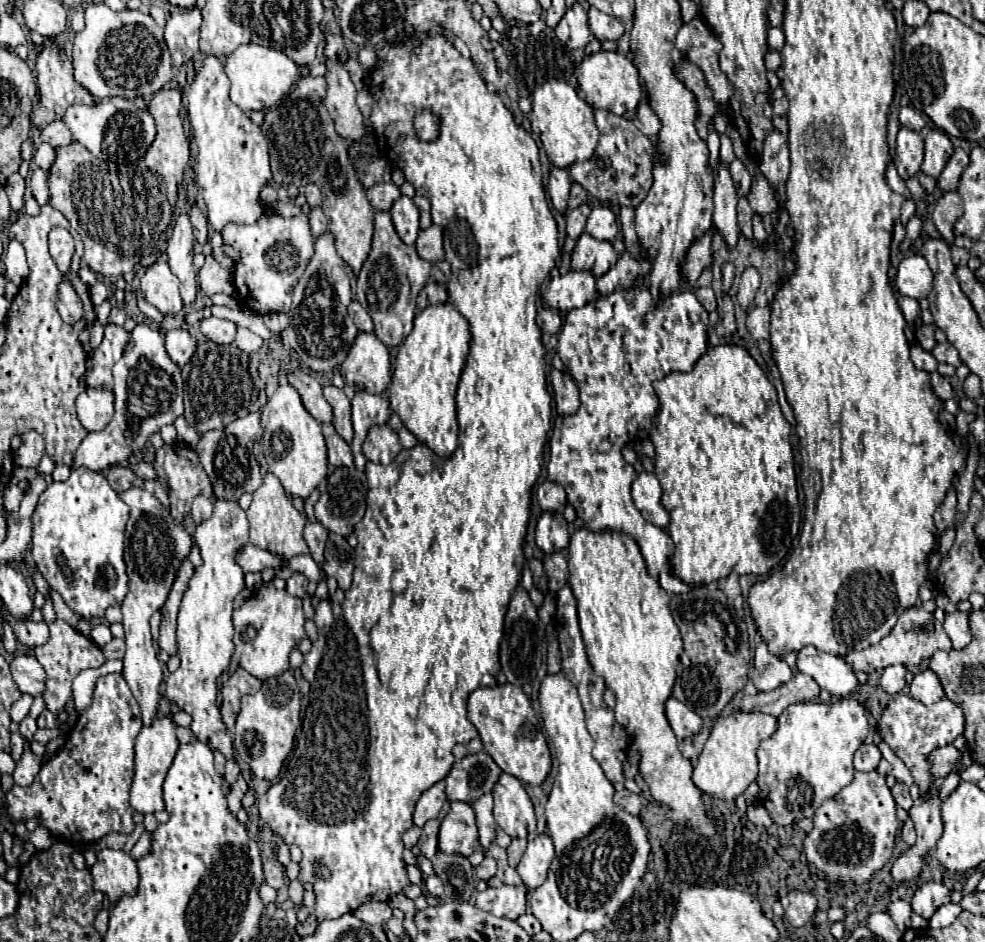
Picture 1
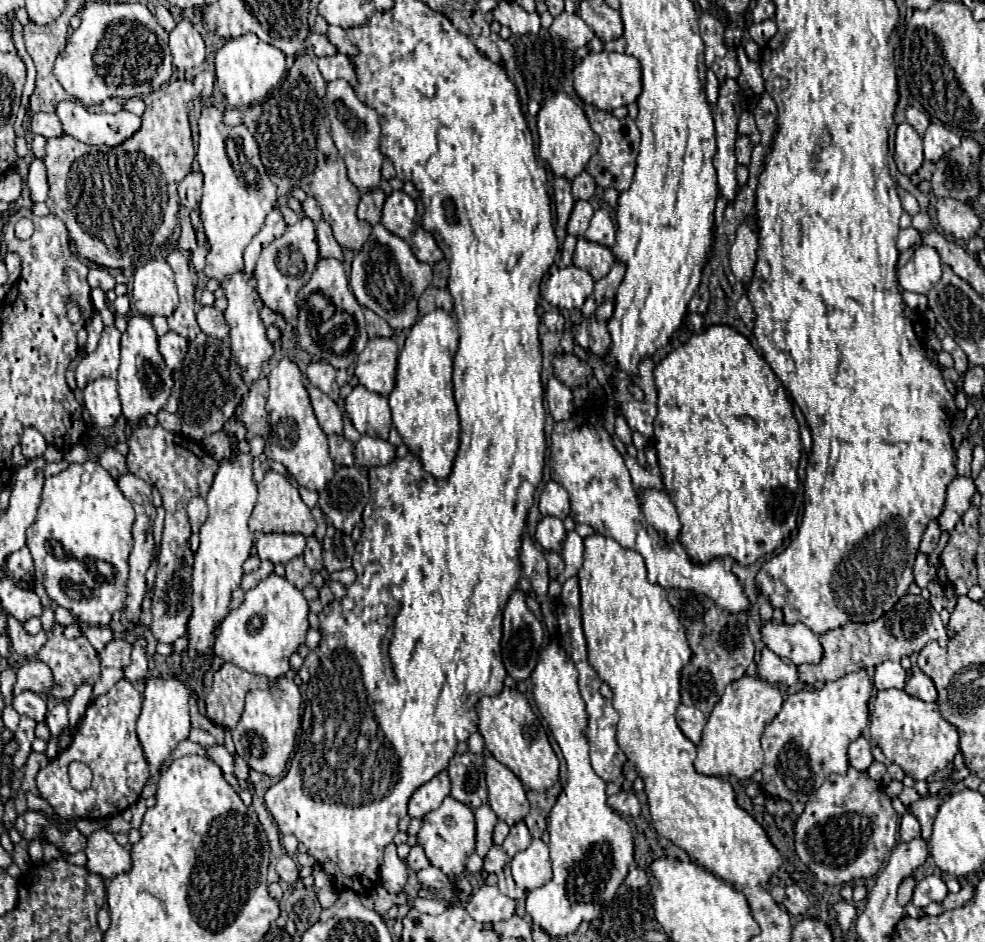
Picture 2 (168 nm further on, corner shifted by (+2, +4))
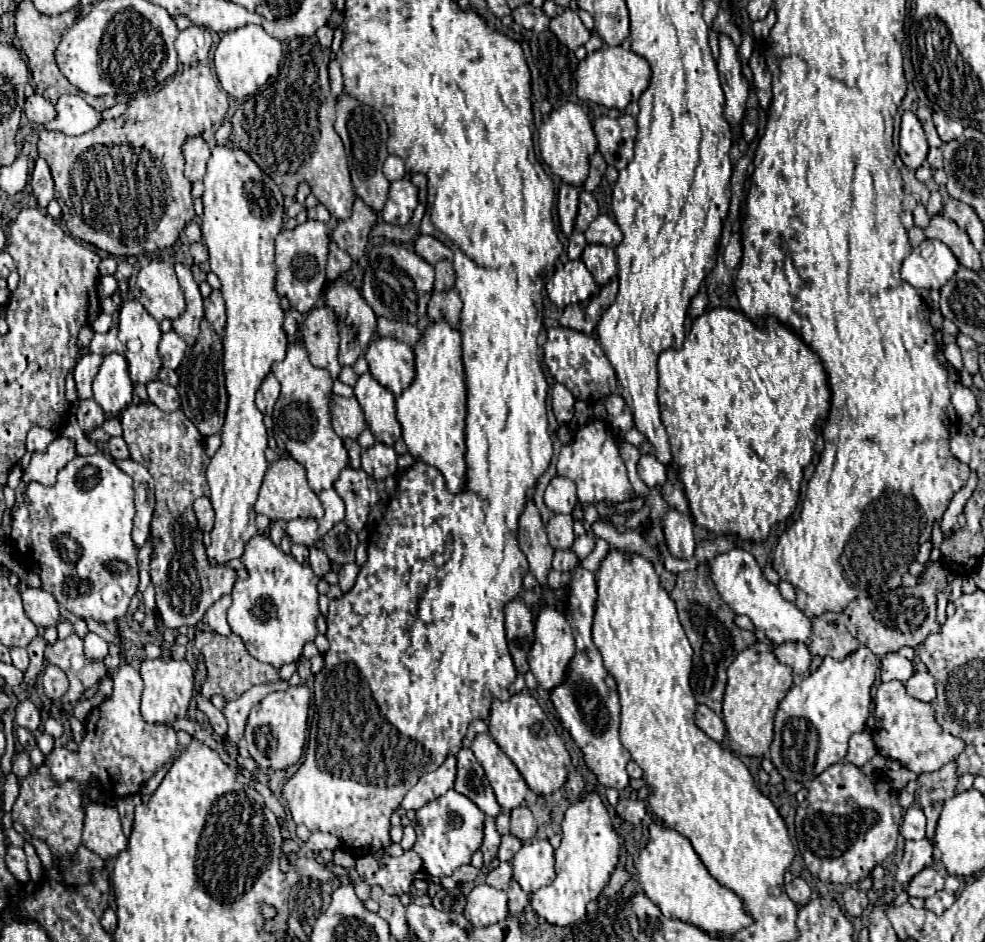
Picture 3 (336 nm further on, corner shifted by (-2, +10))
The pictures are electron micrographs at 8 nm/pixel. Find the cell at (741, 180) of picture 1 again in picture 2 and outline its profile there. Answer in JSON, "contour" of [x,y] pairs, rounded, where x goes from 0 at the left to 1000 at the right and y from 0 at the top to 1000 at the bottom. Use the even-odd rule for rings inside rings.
{"contour":[[[749,144],[749,151],[747,151],[747,170],[749,170],[749,174],[759,176],[761,174],[761,163],[763,163],[761,144]]]}

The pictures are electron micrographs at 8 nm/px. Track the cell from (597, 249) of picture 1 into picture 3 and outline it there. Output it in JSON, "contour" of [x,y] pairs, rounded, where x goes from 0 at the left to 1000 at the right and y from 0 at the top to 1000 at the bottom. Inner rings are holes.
{"contour":[[[597,259],[591,270],[591,278],[601,289],[607,301],[619,299],[627,289],[627,276],[621,263],[611,259]]]}

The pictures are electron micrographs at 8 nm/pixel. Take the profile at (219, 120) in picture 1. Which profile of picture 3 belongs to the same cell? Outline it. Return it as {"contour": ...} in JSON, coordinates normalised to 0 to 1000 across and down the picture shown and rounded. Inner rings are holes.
{"contour":[[[234,151],[229,155],[215,155],[205,212],[205,257],[213,268],[213,285],[225,299],[231,335],[227,357],[231,435],[223,461],[225,473],[209,501],[213,531],[219,544],[209,590],[213,601],[227,601],[238,592],[246,592],[250,575],[260,567],[258,535],[272,497],[268,486],[268,478],[272,476],[270,454],[264,435],[258,431],[258,418],[274,395],[274,389],[290,376],[290,355],[286,350],[288,331],[278,308],[278,253],[286,244],[288,208],[282,195],[264,180],[254,163]]]}

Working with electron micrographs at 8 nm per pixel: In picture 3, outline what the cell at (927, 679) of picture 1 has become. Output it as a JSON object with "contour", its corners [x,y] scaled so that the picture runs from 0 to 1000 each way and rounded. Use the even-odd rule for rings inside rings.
{"contour":[[[930,711],[928,718],[920,724],[920,732],[924,739],[936,745],[946,745],[950,741],[950,722],[946,715]]]}

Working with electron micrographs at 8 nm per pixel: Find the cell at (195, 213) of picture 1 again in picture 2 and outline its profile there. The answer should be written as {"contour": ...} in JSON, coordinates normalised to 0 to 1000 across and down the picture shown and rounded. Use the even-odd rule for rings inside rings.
{"contour":[[[201,178],[191,183],[191,187],[187,187],[187,191],[181,195],[181,206],[183,206],[183,214],[189,221],[201,221],[205,208],[205,187]]]}

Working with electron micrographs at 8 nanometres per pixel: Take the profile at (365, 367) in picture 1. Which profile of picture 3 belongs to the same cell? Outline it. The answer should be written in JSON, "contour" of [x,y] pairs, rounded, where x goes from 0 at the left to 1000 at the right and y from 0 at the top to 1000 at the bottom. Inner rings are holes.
{"contour":[[[382,359],[372,372],[376,397],[396,416],[406,420],[418,406],[418,369],[400,359]]]}

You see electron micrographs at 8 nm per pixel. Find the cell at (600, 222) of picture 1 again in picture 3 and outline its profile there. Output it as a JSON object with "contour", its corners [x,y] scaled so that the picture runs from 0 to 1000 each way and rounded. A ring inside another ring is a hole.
{"contour":[[[609,227],[597,240],[593,251],[595,251],[597,259],[613,259],[619,263],[625,263],[631,257],[631,244],[627,242],[627,238],[617,227]]]}

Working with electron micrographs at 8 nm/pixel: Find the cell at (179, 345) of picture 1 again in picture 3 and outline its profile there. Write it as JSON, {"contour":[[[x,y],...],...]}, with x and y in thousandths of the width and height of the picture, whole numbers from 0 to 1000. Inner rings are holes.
{"contour":[[[173,350],[171,355],[164,355],[160,376],[164,380],[166,391],[179,393],[187,380],[187,376],[189,376],[189,363],[177,350]]]}

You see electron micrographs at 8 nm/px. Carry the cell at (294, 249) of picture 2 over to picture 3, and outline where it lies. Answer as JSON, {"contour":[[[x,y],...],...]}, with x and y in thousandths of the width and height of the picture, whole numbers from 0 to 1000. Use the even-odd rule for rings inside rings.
{"contour":[[[311,234],[298,244],[286,244],[280,251],[280,310],[290,314],[294,325],[307,333],[315,331],[327,314],[331,304],[331,272],[333,272],[333,244],[329,236]]]}

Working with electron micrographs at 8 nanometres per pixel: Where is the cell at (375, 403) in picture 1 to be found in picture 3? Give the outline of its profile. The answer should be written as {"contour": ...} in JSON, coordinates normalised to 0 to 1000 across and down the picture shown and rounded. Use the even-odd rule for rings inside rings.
{"contour":[[[372,395],[363,401],[359,410],[359,420],[368,431],[368,437],[372,442],[372,452],[376,454],[380,465],[394,473],[400,473],[400,469],[408,461],[408,454],[402,446],[400,418],[388,408],[384,408],[376,399],[376,395]]]}

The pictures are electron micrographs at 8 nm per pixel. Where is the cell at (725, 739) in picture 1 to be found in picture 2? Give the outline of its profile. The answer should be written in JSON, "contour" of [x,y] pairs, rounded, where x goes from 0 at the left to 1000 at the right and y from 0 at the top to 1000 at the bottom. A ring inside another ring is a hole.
{"contour":[[[755,715],[739,726],[731,745],[725,749],[715,773],[713,788],[709,790],[709,805],[705,809],[707,817],[719,824],[747,824],[749,828],[761,826],[776,811],[772,781],[776,771],[792,756],[794,745],[796,743],[790,728],[774,720]]]}

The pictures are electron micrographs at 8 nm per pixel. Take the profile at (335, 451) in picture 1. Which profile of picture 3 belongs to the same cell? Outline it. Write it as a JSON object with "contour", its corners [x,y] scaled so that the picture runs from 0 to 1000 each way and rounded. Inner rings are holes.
{"contour":[[[349,465],[349,473],[351,473],[353,484],[355,484],[355,495],[365,497],[365,480],[368,480],[365,471],[361,467],[357,467],[357,465]]]}

